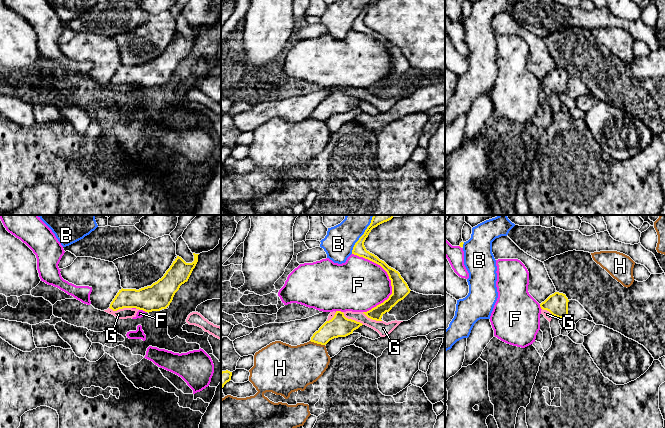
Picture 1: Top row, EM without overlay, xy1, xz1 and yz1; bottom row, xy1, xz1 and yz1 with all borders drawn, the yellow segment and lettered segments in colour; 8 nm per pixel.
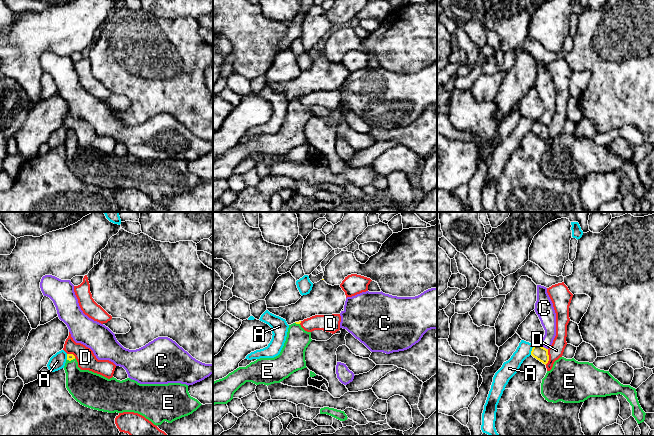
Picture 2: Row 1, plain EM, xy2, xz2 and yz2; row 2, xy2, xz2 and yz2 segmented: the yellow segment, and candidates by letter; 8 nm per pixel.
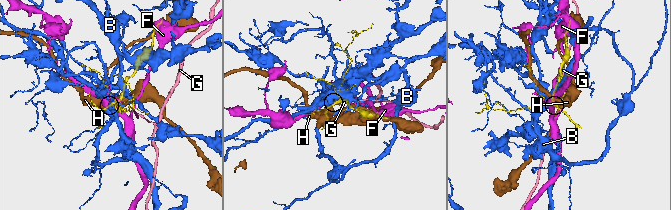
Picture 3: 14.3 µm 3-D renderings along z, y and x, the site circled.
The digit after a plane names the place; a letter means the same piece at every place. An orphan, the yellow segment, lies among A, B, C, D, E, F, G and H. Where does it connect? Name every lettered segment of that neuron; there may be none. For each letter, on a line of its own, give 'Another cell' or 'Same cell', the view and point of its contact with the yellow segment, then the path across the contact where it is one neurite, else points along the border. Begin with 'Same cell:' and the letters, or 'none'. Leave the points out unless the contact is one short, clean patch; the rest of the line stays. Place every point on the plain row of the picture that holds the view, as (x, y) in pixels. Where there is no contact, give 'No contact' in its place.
Same cell: E
A: Another cell. Touches yellow at yz2 (532, 125). Boundary: yz2 (533, 120), (530, 130)
B: Another cell. Touches yellow at xz1 (359, 15)
C: Another cell. Touches yellow at yz2 (543, 123). Boundary: yz2 (539, 120), (547, 125)
D: Another cell. Touches yellow at yz2 (548, 133)
E: Same cell. Touches yellow at xy2 (71, 135). Path across: xy2 (70, 133), (71, 135), (74, 151), (85, 162)
F: Another cell. Touches yellow at xz1 (389, 54)
G: Another cell. Touches yellow at xy1 (120, 84). Boundary: xy1 (109, 83), (113, 86), (131, 84)
H: Another cell. Touches yellow at xz1 (317, 119)

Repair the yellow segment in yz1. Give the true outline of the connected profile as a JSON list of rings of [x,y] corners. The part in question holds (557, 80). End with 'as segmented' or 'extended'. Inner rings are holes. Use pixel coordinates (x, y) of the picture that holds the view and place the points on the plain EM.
[[[555,68],[540,80],[541,85],[549,87],[553,92],[566,94],[568,91],[568,74],[565,70]]]; as segmented

